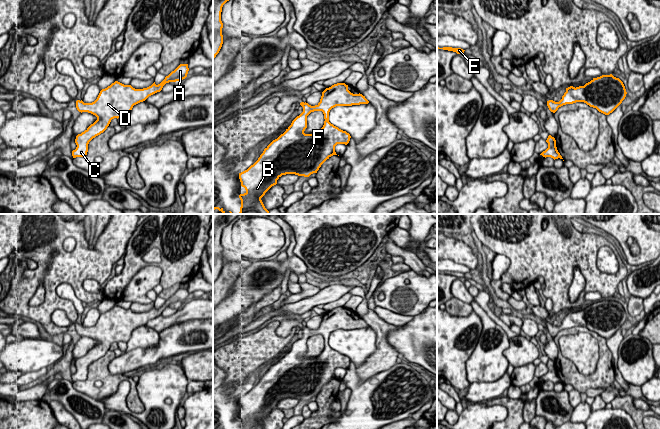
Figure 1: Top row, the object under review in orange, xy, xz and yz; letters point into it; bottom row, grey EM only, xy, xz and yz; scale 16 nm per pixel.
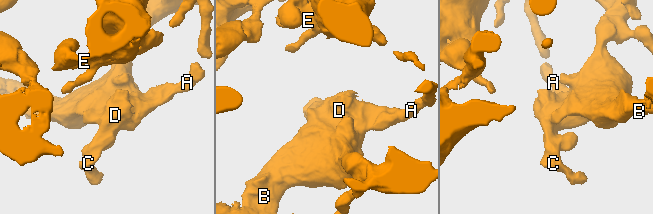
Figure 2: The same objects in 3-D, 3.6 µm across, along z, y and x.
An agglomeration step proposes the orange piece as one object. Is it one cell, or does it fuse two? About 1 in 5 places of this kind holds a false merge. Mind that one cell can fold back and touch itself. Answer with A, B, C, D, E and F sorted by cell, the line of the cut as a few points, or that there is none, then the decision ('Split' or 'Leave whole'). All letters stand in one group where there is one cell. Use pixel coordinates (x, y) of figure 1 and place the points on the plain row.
Groups: A B C D E F. No split. Leave whole

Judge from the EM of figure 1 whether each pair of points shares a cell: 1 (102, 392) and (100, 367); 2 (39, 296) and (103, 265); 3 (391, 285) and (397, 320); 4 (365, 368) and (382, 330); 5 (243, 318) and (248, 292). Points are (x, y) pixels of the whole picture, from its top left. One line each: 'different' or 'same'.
1: same
2: different
3: different
4: same
5: different

